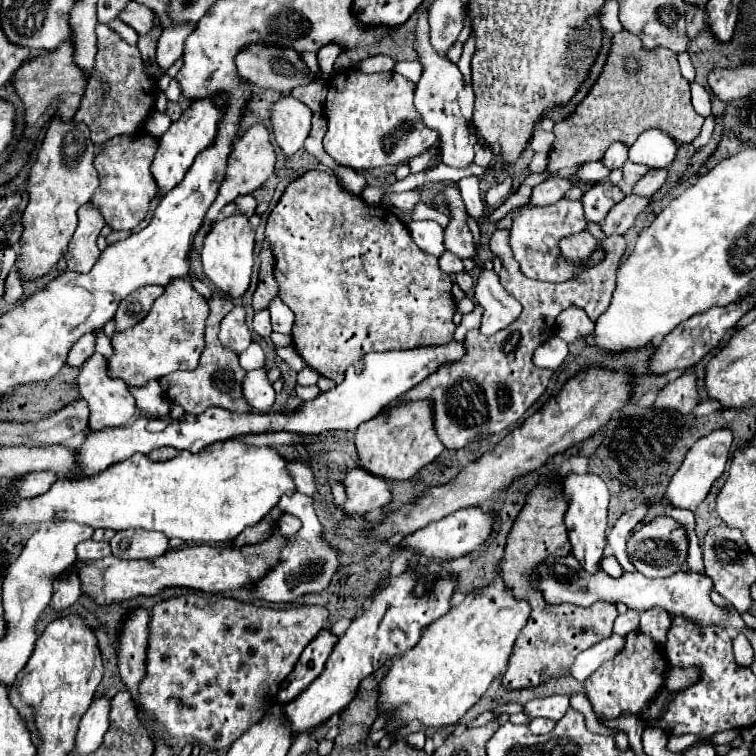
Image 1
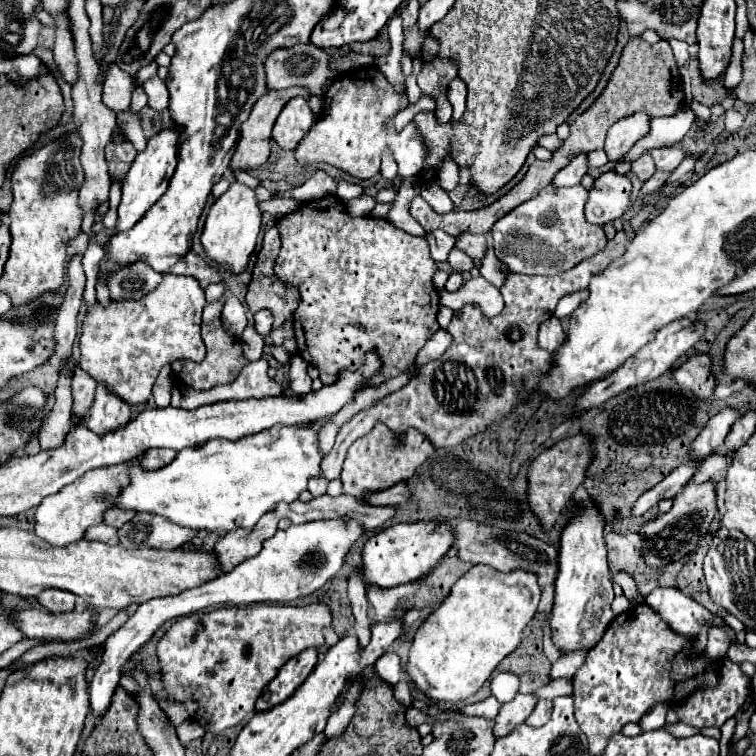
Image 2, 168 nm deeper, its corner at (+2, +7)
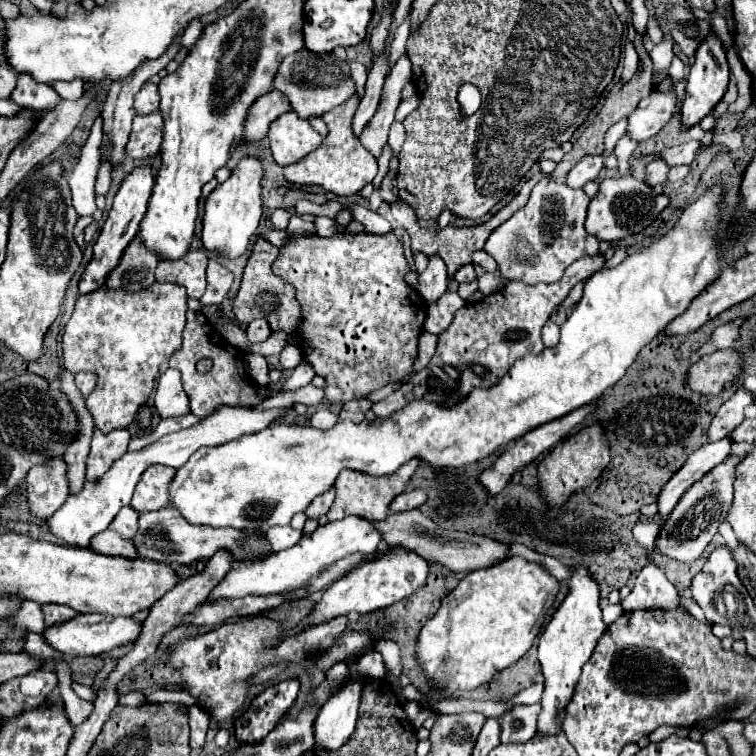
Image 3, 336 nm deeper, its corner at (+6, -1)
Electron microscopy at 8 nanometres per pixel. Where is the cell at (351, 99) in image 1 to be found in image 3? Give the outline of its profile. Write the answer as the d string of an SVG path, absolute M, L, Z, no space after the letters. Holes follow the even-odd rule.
M353 96L341 106L329 110L329 114L323 114L323 120L329 128L327 138L323 138L321 148L311 152L307 158L283 168L283 176L287 182L297 186L321 186L325 192L331 192L335 196L353 196L375 178L377 160L371 156L371 152L367 152L361 146L361 142L351 132L351 118L357 106L359 106L359 98Z

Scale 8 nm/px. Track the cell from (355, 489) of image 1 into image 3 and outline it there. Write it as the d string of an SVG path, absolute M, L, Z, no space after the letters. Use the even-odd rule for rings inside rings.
M407 490L403 494L399 494L393 504L391 504L391 512L405 512L405 510L413 510L413 508L421 508L427 500L425 490Z

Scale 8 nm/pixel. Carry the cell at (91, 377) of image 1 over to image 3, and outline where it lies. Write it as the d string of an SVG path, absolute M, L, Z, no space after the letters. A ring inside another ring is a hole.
M93 430L91 452L87 456L87 480L89 482L97 482L97 478L101 478L101 474L105 474L105 470L109 470L109 466L113 466L113 462L121 458L121 454L127 452L129 438L131 434L127 430L117 430L107 436L99 430Z

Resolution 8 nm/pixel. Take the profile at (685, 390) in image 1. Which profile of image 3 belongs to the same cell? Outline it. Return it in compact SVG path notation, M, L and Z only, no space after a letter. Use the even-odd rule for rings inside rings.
M717 350L701 356L689 370L689 386L699 394L719 394L725 384L733 382L743 372L743 362L737 350Z

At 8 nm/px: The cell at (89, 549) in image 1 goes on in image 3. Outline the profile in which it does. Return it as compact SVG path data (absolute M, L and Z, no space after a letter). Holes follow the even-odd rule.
M105 530L103 534L97 534L89 548L99 554L121 556L121 558L139 558L133 542L127 538L121 538L121 534L113 532L113 530Z

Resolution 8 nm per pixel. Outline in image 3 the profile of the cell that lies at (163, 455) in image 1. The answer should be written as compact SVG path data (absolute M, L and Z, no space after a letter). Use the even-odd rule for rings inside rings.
M161 464L149 466L141 474L141 478L135 486L135 492L131 498L131 508L137 510L139 514L143 514L143 512L161 510L163 506L167 506L169 504L169 482L173 480L175 472L177 472L175 468L161 466Z

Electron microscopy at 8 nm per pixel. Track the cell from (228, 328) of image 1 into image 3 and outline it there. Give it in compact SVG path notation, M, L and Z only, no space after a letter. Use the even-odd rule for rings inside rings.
M209 258L209 264L207 264L207 292L199 298L199 302L203 306L221 304L221 300L225 298L231 282L233 282L233 274L229 272L229 268L225 264L221 264L217 258Z

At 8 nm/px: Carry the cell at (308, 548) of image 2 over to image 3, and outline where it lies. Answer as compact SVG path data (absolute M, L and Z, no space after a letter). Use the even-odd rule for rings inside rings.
M345 516L343 520L337 522L327 522L325 526L319 526L311 536L303 536L299 544L295 544L293 548L281 550L281 552L273 552L269 556L265 556L263 560L255 560L255 562L245 562L245 564L235 564L231 568L231 572L221 580L221 584L211 592L209 600L215 598L243 598L247 594L283 594L287 590L295 590L301 588L309 582L309 578L317 576L323 568L327 568L329 564L333 564L337 558L343 558L347 554L353 552L361 552L361 554L373 554L377 552L381 544L381 532L363 518L357 516Z

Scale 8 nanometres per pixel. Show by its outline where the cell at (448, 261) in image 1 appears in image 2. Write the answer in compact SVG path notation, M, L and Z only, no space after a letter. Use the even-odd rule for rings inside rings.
M453 248L451 252L449 252L449 260L447 260L451 266L453 266L453 270L457 270L457 272L469 272L471 268L473 268L473 260L465 254L465 252L461 252L459 248Z

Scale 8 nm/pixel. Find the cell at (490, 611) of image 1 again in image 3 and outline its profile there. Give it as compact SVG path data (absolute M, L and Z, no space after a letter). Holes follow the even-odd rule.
M511 556L497 566L467 574L457 588L443 598L439 612L423 626L417 640L417 664L435 684L451 690L475 690L491 682L497 672L515 664L533 646L559 588L559 582L539 562L525 560L523 556Z

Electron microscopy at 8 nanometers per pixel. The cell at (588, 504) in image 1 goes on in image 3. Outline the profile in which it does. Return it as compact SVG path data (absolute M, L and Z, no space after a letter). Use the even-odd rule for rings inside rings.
M575 566L573 576L569 580L569 594L563 600L563 604L553 614L551 622L539 636L539 662L545 676L545 692L541 698L541 714L537 722L537 734L559 734L559 712L565 710L569 700L573 698L575 686L581 676L581 668L591 658L597 640L605 632L605 624L601 618L601 606L599 606L599 586L593 580L593 576L587 572L585 566Z

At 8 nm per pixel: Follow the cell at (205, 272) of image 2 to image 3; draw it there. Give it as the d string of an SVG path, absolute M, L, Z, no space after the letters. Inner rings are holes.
M189 250L183 258L161 260L155 270L155 280L185 286L187 296L199 300L207 288L205 268L207 268L207 254L203 250Z

